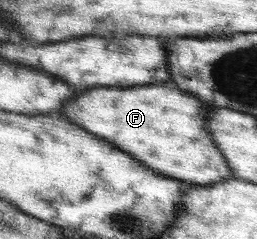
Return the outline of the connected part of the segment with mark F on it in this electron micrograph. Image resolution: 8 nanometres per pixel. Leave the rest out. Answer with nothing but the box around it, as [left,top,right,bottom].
[58,81,234,186]

